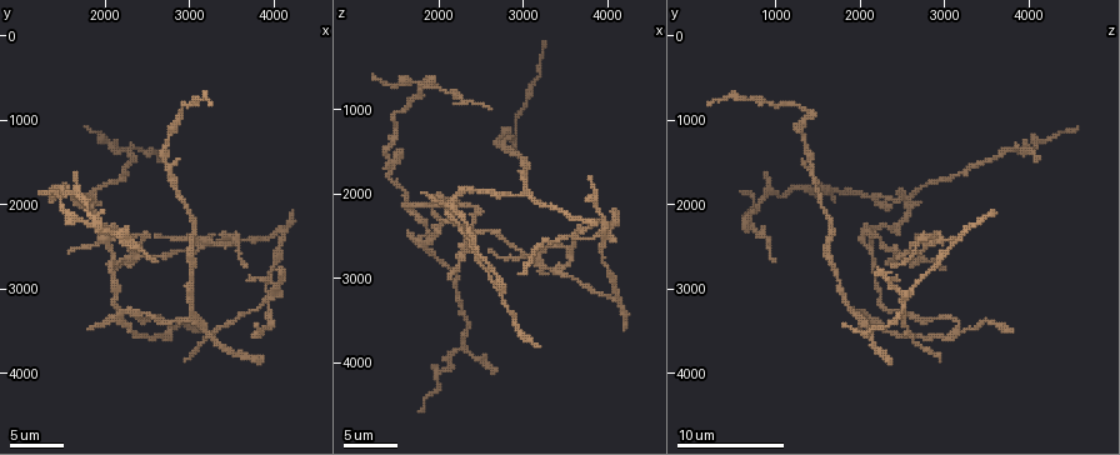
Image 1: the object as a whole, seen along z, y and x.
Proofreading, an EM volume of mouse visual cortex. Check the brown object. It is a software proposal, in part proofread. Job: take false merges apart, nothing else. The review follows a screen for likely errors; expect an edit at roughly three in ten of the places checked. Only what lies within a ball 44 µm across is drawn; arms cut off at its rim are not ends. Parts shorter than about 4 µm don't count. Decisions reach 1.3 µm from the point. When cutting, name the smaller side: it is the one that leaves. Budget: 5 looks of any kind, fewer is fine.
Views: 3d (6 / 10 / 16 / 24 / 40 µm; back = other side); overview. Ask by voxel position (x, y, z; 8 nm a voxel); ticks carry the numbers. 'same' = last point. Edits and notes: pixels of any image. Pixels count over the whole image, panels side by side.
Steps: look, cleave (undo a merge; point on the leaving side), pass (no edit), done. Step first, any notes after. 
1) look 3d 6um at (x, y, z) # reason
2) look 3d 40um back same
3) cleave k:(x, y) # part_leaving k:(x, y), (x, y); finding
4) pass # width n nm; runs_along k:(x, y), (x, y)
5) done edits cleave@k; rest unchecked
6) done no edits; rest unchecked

look 3d 10um at (3050, 3300, 2000) # a fork

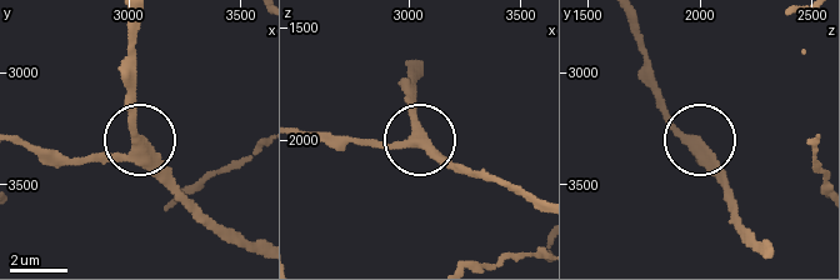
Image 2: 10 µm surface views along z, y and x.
look 3d 10um back at (3060, 3300, 1990)

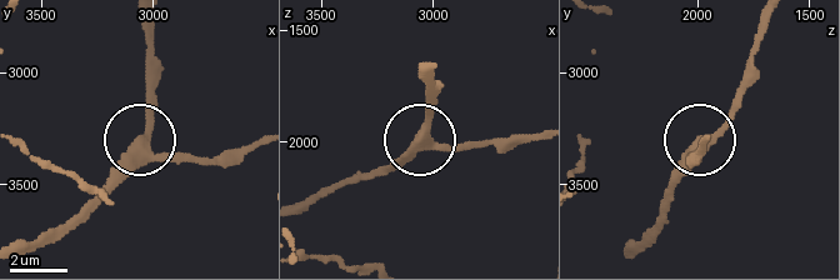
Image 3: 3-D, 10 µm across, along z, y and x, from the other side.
pass # arms 3; runs_along 3:(539, 133), (453, 148), (416, 140), (384, 174); all the same cell

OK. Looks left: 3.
look 3d 10um at (2400, 2600, 2450) # looks like a crossing

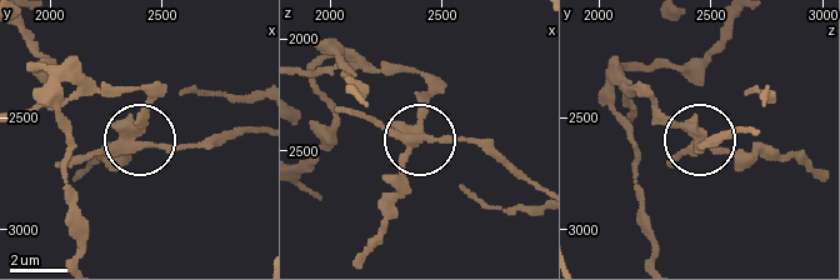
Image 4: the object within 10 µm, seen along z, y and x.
cleave 4:(375, 118) # side_arm 6 um; part_leaving 4:(415, 138), (484, 140), (534, 180); two cells meet here

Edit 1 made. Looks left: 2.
done edits cleave@4; rest unchecked

